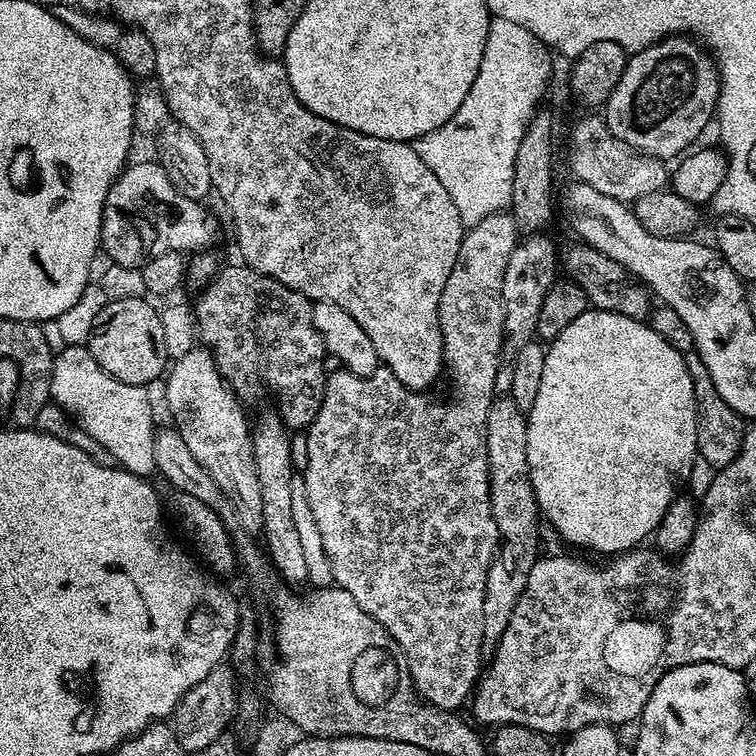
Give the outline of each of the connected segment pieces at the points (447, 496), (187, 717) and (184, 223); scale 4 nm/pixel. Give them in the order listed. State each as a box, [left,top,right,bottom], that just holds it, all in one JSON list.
[[302,211,518,710],[170,662,238,754],[100,160,216,270]]

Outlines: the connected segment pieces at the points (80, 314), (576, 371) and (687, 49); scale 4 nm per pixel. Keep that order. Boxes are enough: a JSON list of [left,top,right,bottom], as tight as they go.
[[51,282,156,477],[526,310,698,554],[602,34,720,161]]

